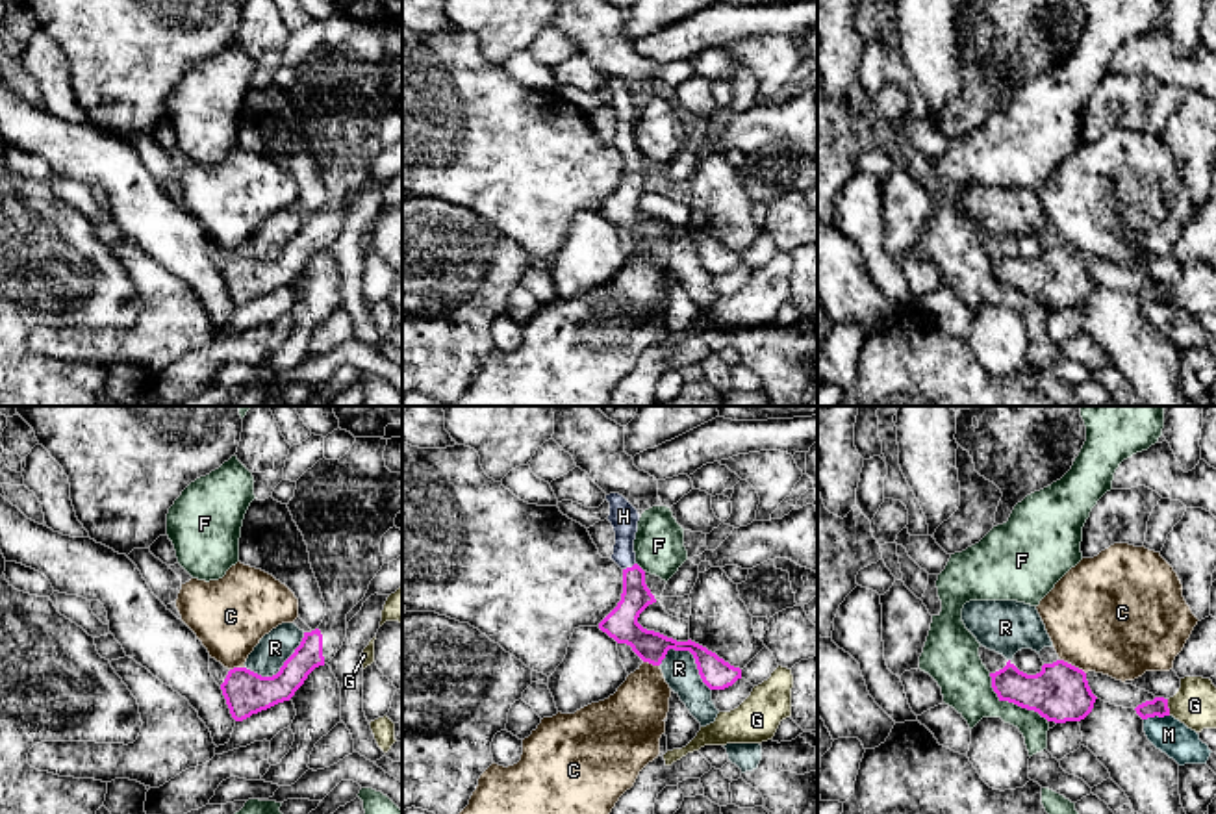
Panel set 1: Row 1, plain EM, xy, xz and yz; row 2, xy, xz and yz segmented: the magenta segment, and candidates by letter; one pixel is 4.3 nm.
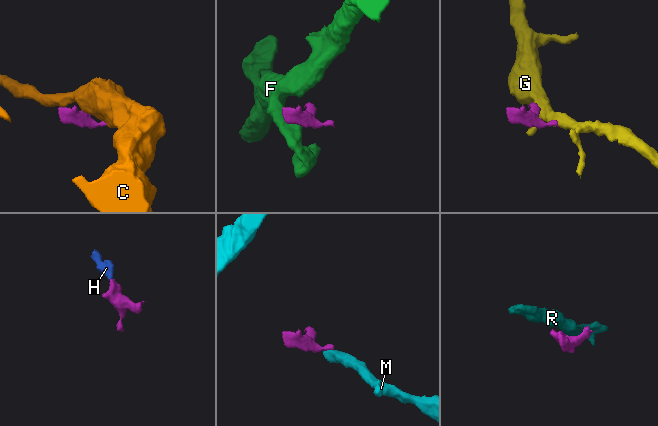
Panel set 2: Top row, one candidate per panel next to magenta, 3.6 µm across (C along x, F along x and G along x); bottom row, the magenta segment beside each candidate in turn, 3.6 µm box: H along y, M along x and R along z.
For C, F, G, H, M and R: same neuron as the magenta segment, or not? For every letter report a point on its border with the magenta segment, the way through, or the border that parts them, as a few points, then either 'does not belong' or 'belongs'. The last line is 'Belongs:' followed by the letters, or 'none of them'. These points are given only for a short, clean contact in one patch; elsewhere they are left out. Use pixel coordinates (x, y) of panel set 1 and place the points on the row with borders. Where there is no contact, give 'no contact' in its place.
C: contact yz (1074, 666); border yz (1061, 659), (1085, 674); does not belong
F: contact yz (1013, 701); border yz (988, 674), (990, 686), (1001, 699), (1033, 709), (1048, 720); does not belong
G: contact yz (1166, 707); border yz (1166, 699), (1170, 714); does not belong
H: contact xz (629, 568); way xz (621, 623), (631, 605), (629, 568), (623, 516); belongs
M: contact yz (1155, 714); border yz (1168, 714), (1144, 720); does not belong
R: contact xz (696, 661); border xz (666, 651), (688, 651), (694, 657), (701, 681), (710, 690); does not belong
Belongs: H

